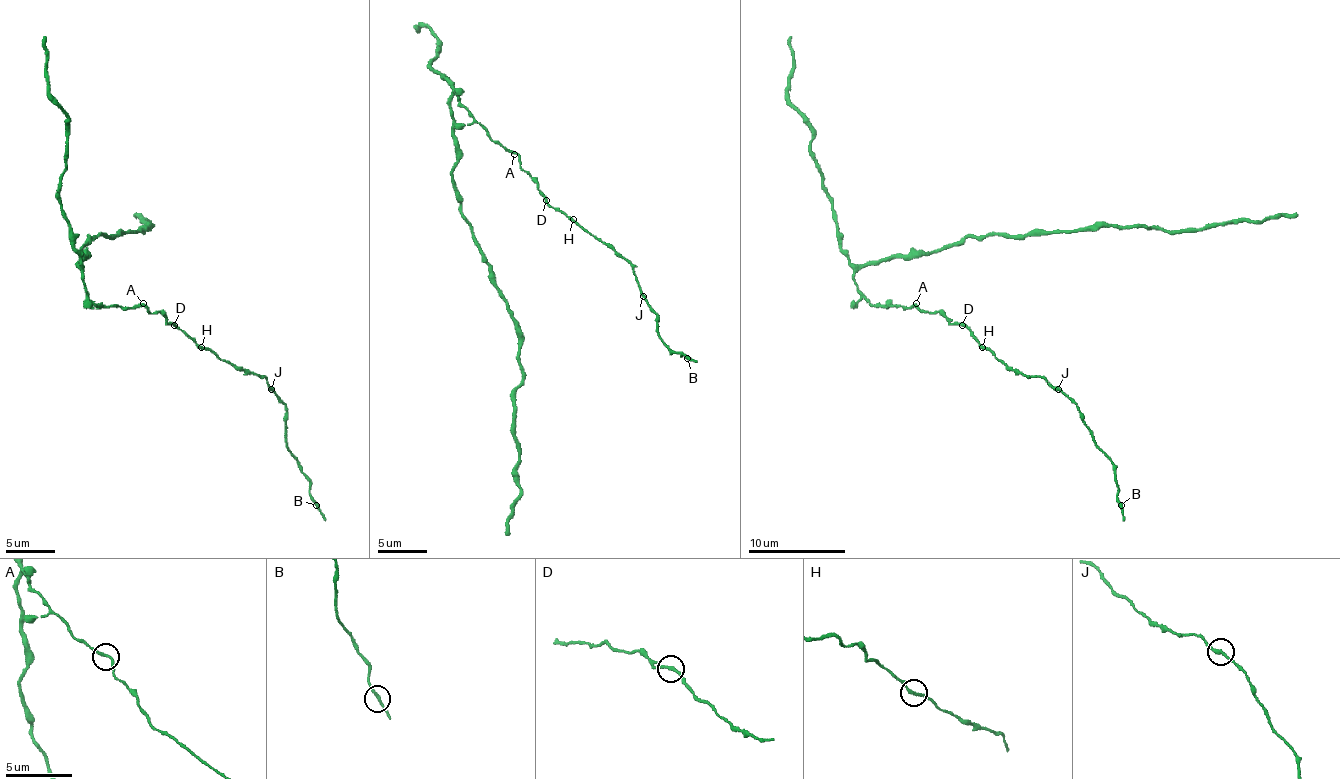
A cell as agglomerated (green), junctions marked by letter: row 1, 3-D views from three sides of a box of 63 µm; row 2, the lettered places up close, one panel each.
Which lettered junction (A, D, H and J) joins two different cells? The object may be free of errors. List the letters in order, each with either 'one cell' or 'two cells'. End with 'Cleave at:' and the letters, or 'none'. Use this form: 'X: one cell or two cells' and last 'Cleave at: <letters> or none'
A: one cell
D: one cell
H: one cell
J: one cell
Cleave at: none

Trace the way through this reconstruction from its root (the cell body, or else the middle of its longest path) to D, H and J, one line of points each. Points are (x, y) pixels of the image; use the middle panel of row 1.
D: (453, 93), (458, 102), (495, 141), (500, 141), (519, 156), (519, 166), (546, 200)
H: (453, 93), (458, 102), (495, 141), (500, 141), (519, 156), (519, 166), (541, 195), (573, 219)
J: (453, 93), (495, 141), (519, 156), (519, 166), (553, 207), (609, 244), (631, 266), (643, 295)

